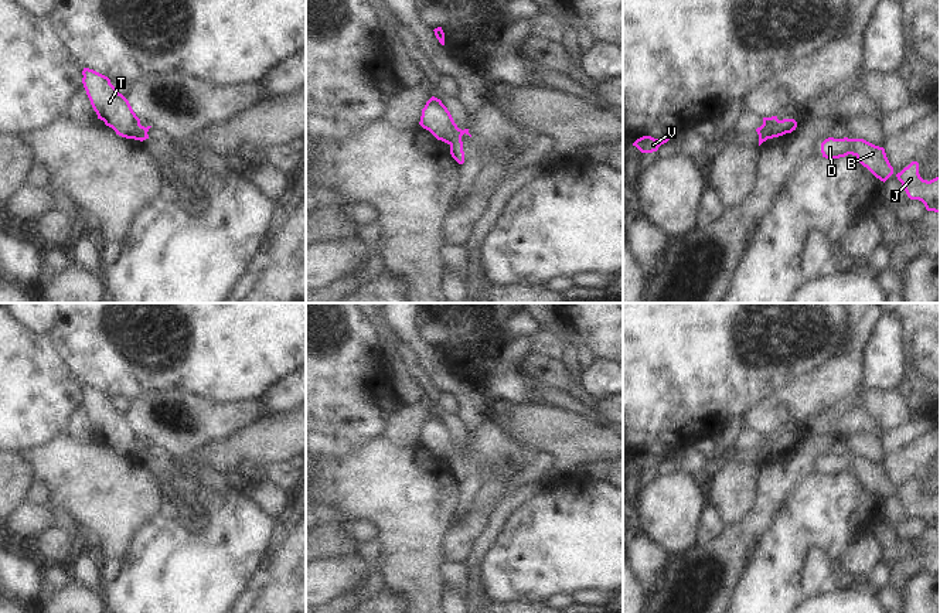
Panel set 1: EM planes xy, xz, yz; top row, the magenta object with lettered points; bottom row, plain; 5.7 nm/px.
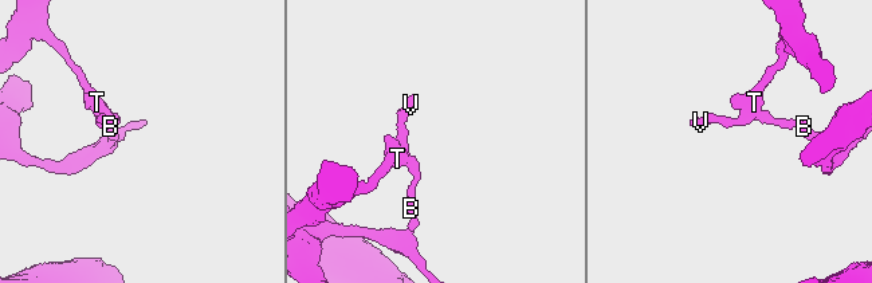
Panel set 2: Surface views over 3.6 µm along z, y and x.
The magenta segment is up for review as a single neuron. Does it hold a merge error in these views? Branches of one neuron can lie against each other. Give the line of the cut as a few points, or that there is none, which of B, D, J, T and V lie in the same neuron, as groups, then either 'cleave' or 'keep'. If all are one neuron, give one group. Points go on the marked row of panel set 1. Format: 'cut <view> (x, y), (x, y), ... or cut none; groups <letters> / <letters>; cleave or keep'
cut yz (770, 118), (766, 126), (766, 138); groups B D J / T V; cleave

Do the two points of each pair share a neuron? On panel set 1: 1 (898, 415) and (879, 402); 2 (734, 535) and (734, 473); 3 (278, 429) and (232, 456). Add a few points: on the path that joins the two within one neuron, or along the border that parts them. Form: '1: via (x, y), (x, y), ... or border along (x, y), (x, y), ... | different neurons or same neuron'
1: via (893, 411), (884, 407) | same neuron
2: border along (756, 499), (752, 508), (739, 521), (725, 527) | different neurons
3: via (266, 440), (259, 445), (244, 446) | same neuron

